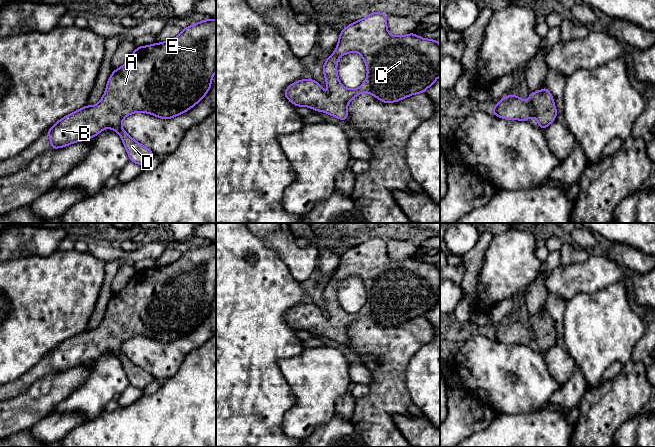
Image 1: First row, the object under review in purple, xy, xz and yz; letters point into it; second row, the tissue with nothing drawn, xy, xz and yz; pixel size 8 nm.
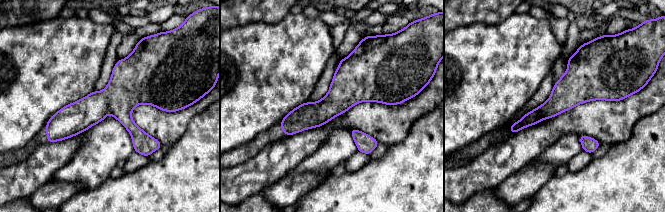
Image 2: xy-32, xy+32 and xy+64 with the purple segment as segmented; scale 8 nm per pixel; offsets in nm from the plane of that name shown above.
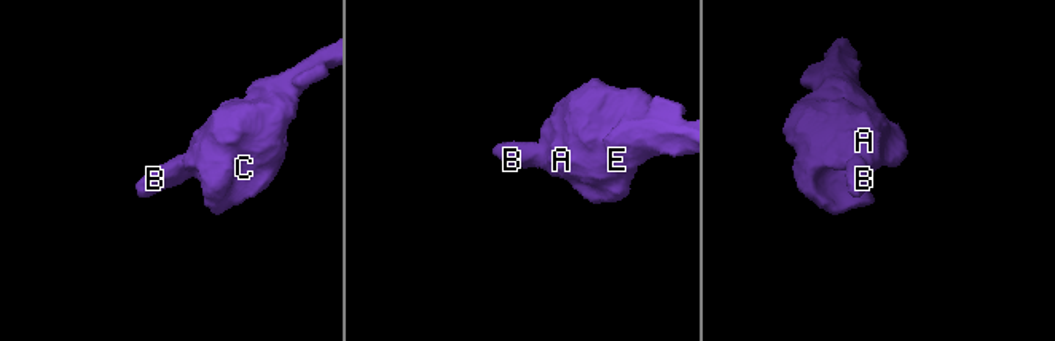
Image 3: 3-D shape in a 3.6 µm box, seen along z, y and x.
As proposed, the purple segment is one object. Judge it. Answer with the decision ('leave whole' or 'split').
leave whole

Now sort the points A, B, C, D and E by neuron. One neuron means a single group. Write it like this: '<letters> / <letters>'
A B C D E

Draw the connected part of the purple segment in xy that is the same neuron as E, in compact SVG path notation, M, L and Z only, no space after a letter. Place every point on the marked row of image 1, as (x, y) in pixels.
M209 18L188 26L174 39L137 47L126 63L112 72L98 104L85 105L61 118L47 131L52 150L87 141L110 128L120 135L130 161L144 166L155 154L125 132L123 119L136 112L170 119L190 110L210 90L215 72L216 19Z

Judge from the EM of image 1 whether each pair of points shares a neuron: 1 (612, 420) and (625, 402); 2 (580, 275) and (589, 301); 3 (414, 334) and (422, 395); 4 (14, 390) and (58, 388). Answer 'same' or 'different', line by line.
1: same
2: different
3: different
4: different

